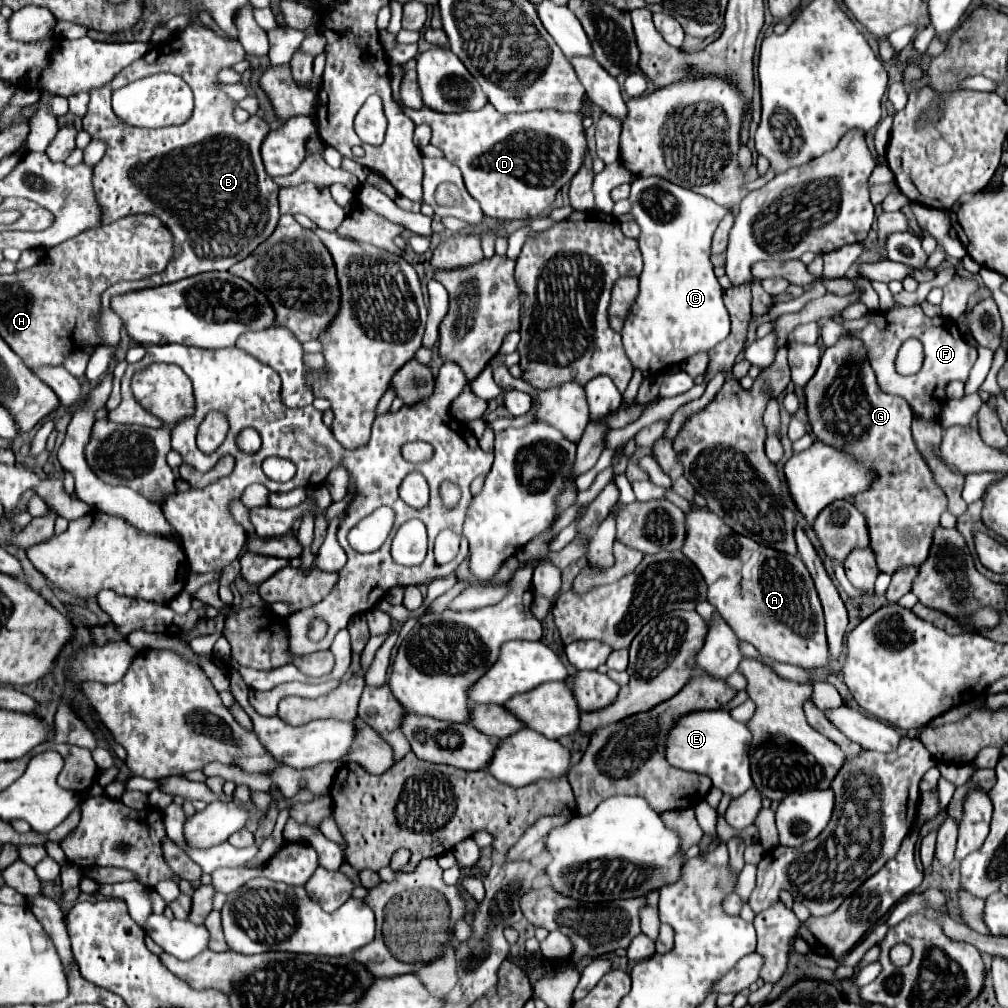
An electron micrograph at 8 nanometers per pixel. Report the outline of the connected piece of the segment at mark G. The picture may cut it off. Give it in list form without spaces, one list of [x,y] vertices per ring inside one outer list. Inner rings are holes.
[[[842,333],[840,339],[828,347],[820,359],[820,367],[816,375],[810,379],[810,383],[804,387],[806,395],[806,407],[810,417],[812,433],[834,447],[844,449],[846,453],[854,455],[862,463],[874,467],[880,475],[878,481],[874,481],[874,487],[866,493],[860,493],[854,497],[856,509],[866,517],[868,531],[870,531],[870,545],[876,555],[878,569],[882,573],[894,575],[896,571],[904,567],[920,569],[922,563],[926,563],[926,555],[930,555],[930,543],[934,539],[934,531],[940,527],[940,515],[946,511],[948,499],[942,487],[936,483],[932,469],[924,461],[924,457],[918,453],[912,435],[910,435],[910,421],[914,417],[910,405],[900,395],[884,393],[878,387],[878,381],[874,377],[874,371],[868,363],[866,347],[858,339],[854,339],[850,333]],[[846,363],[854,377],[846,375]]]

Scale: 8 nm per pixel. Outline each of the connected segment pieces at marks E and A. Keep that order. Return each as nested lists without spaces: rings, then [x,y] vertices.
[[[724,709],[698,711],[678,719],[674,729],[670,731],[666,739],[666,759],[678,769],[710,777],[716,789],[720,789],[724,795],[730,795],[732,799],[738,799],[752,787],[748,747],[750,729],[746,723],[732,719],[732,715]]]
[[[696,505],[686,515],[686,531],[682,553],[702,573],[708,585],[708,603],[716,607],[738,639],[752,643],[762,655],[780,663],[804,669],[828,665],[822,605],[802,559],[736,535],[718,515]]]

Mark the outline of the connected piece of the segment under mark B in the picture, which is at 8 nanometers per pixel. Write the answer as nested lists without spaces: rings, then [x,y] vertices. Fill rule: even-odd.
[[[194,23],[178,31],[178,35],[174,35],[168,43],[152,45],[142,59],[136,59],[134,63],[130,63],[130,67],[124,67],[110,83],[106,83],[106,87],[96,87],[94,91],[88,91],[90,103],[88,103],[88,113],[82,119],[82,129],[86,129],[96,139],[104,139],[108,145],[102,161],[94,165],[94,189],[98,203],[104,211],[102,225],[108,225],[126,215],[150,213],[162,219],[162,223],[166,223],[166,227],[174,233],[174,259],[170,261],[164,273],[152,275],[142,281],[120,281],[102,293],[100,335],[106,345],[116,345],[120,341],[122,319],[118,319],[118,315],[114,315],[114,309],[110,307],[114,295],[168,285],[204,271],[228,271],[234,263],[252,255],[254,249],[274,233],[280,221],[280,211],[278,211],[280,185],[274,183],[274,179],[266,173],[260,157],[260,147],[266,135],[270,133],[270,127],[260,117],[250,117],[246,123],[238,123],[234,119],[234,109],[238,107],[238,103],[232,101],[222,91],[222,83],[218,79],[220,69],[224,67],[230,69],[234,63],[242,61],[244,57],[246,53],[238,41],[224,41],[216,37],[216,33],[212,33],[208,27]],[[160,71],[180,75],[190,85],[190,89],[194,91],[192,117],[184,125],[172,125],[162,129],[138,129],[122,123],[112,111],[110,105],[112,93],[118,87],[128,85],[130,81]]]

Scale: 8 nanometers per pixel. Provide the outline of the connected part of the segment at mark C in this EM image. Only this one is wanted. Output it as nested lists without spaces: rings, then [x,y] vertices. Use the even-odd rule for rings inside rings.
[[[638,175],[632,181],[632,191],[628,199],[632,203],[630,215],[640,225],[638,245],[642,251],[644,266],[640,275],[640,293],[624,323],[622,339],[628,359],[632,361],[632,365],[644,369],[646,379],[666,369],[670,363],[682,363],[686,357],[698,351],[710,351],[720,341],[724,341],[726,335],[730,335],[730,317],[722,303],[724,291],[716,281],[710,263],[710,241],[720,219],[726,215],[726,209],[694,191],[682,189],[656,175]]]

